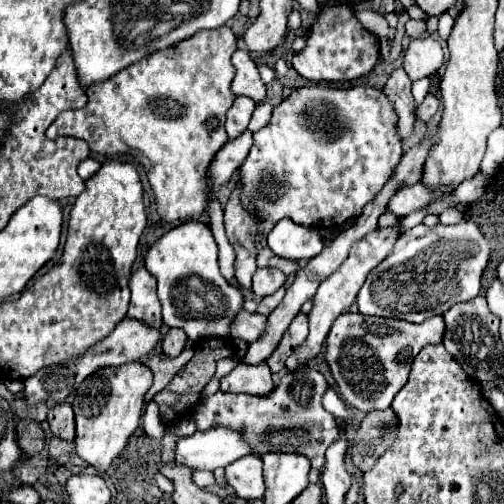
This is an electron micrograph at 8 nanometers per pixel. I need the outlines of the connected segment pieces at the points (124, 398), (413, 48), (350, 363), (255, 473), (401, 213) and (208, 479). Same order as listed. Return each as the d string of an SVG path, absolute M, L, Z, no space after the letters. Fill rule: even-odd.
M124 363L120 367L102 367L80 383L72 409L76 415L76 453L92 467L106 471L108 465L124 449L128 437L136 431L144 395L152 385L152 371L142 363Z
M432 37L414 39L404 53L404 69L412 81L422 79L426 73L436 73L444 61L442 47Z
M342 313L326 339L324 361L330 367L334 381L344 401L368 413L372 409L388 409L394 395L406 385L410 363L428 343L440 343L444 335L444 319L432 317L426 323L408 323L398 319L372 317L362 313Z
M246 455L226 467L228 485L236 489L242 499L262 499L266 493L262 477L262 459L258 455Z
M418 183L412 187L400 189L388 203L388 211L396 217L406 217L412 211L424 209L424 203L428 203L428 191L424 191Z
M195 470L193 472L193 481L201 489L215 484L215 478L213 473L204 470Z

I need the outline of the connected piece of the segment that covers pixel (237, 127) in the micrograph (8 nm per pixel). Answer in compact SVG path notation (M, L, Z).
M236 97L234 105L228 111L228 119L226 119L226 133L230 139L238 137L250 123L252 111L254 111L256 103L248 97Z

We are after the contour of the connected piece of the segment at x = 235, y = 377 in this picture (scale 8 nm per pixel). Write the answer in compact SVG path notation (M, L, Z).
M238 363L228 375L220 379L220 389L228 393L248 393L248 395L266 395L272 391L274 383L270 377L270 367L266 363L248 365Z

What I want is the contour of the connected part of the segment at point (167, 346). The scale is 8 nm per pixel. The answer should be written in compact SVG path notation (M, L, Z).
M168 329L168 333L162 339L162 351L166 355L170 355L170 357L176 357L176 355L180 355L184 351L186 341L188 341L188 335L184 335L184 331Z

